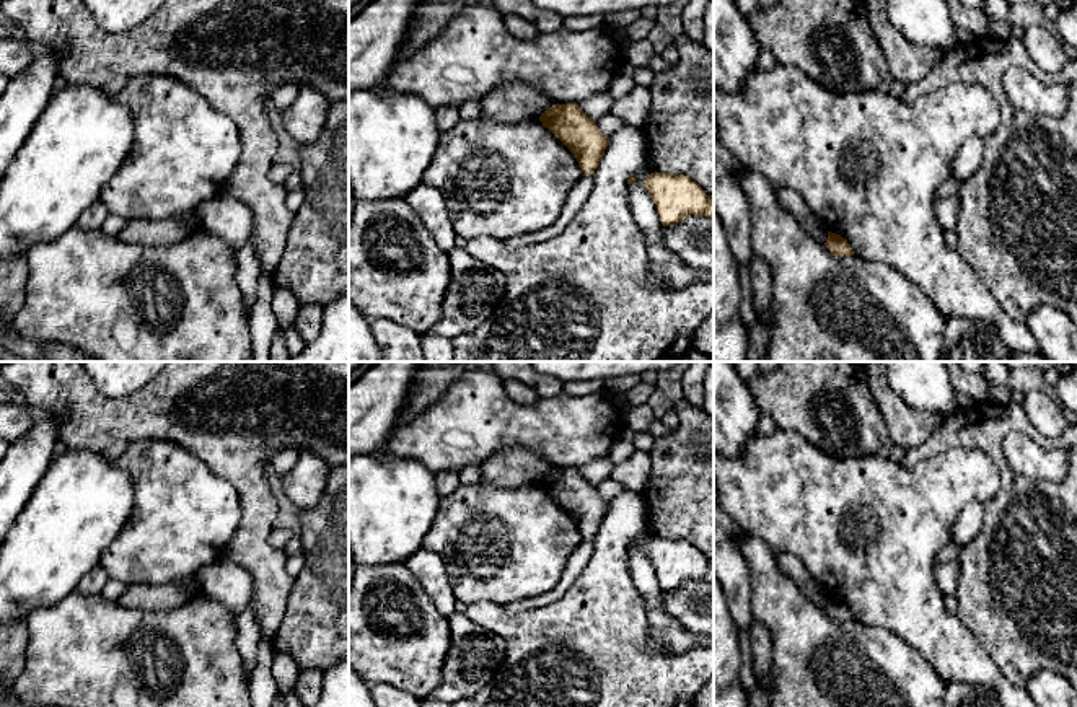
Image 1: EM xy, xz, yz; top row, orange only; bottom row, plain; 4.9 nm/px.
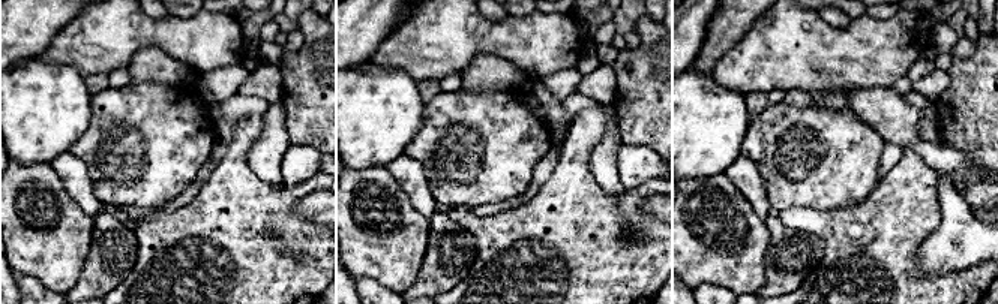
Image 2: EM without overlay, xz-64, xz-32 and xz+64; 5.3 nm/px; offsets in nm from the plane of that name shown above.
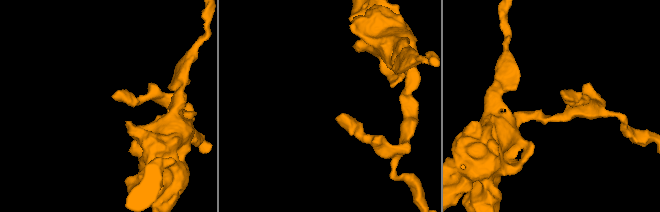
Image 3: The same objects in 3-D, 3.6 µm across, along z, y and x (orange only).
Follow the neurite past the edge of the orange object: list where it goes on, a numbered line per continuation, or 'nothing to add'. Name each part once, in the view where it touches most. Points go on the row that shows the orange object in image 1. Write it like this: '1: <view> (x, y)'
nothing to add

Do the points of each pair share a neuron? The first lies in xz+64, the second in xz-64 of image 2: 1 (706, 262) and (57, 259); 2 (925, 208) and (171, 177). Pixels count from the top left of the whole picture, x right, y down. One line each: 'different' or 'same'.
1: same
2: different

